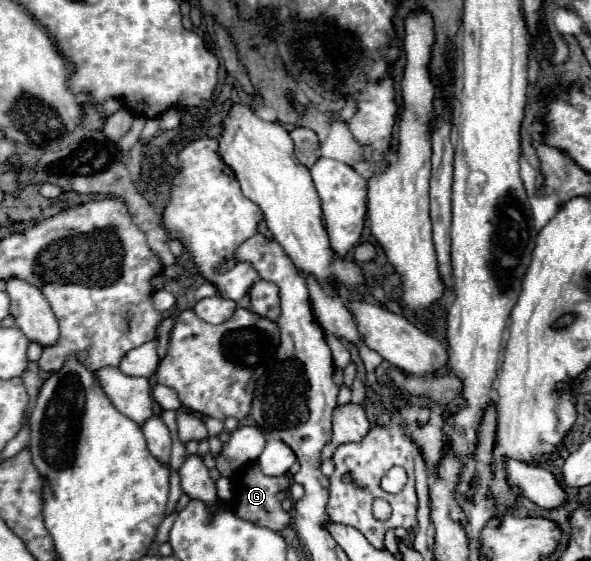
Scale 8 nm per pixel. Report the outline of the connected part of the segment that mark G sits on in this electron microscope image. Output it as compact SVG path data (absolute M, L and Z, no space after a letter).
M249 462L245 468L235 472L235 476L231 476L231 480L233 480L233 488L235 488L235 508L233 508L235 516L239 516L247 522L253 522L253 524L263 524L265 528L271 528L275 532L281 532L283 528L289 526L291 516L289 516L289 512L285 512L281 508L281 500L277 498L277 494L287 490L291 484L287 476L277 476L277 478L267 476L261 472L257 462Z

